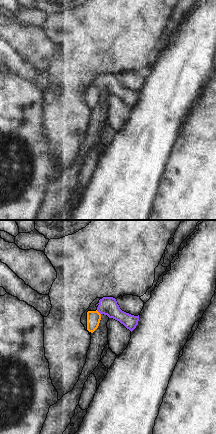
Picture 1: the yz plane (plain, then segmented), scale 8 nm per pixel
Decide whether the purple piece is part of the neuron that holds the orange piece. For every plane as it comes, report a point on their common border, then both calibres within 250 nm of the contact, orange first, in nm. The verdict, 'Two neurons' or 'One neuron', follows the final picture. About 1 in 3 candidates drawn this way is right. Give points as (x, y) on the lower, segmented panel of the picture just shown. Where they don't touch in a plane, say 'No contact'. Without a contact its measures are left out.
Touches orange at (98, 312). Thickness 110 nm (orange) against 150 nm

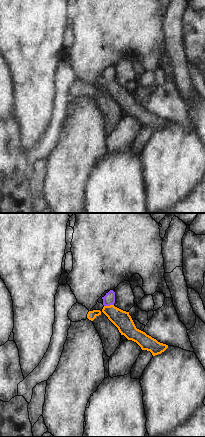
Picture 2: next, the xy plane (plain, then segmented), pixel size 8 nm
Touches orange at (108, 306). Thickness 150 nm (orange) against 100 nm

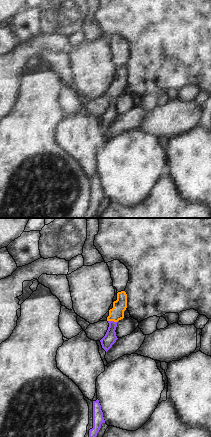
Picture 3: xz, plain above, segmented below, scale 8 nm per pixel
Touches orange at (112, 320). Thickness 110 nm (orange) against 100 nm

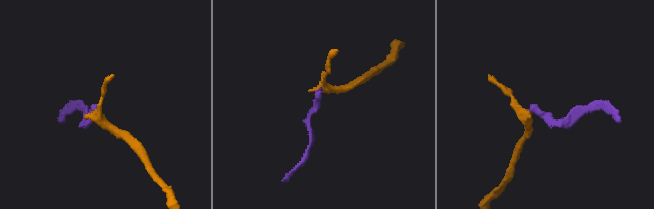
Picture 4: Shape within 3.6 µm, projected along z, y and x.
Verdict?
Two neurons

